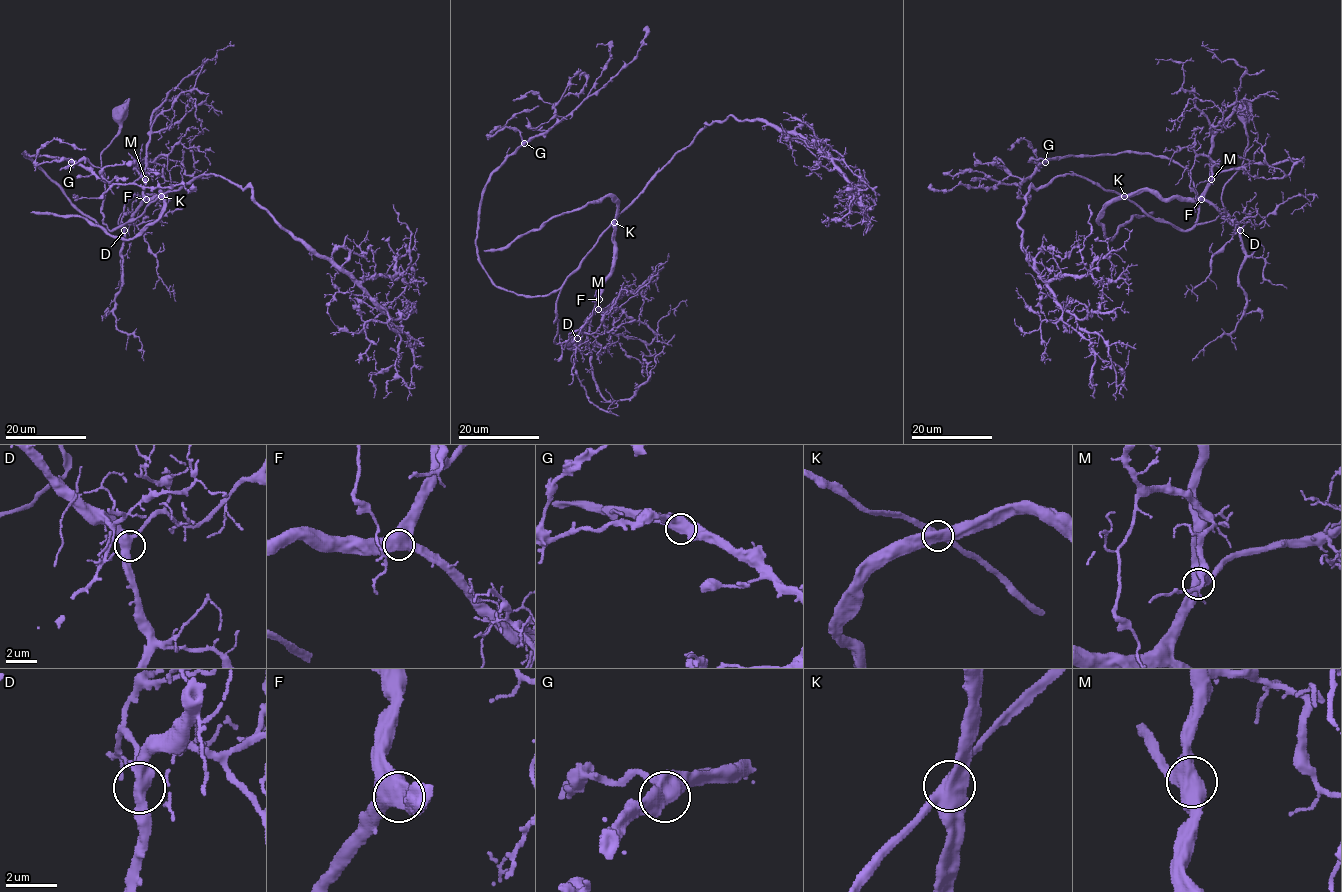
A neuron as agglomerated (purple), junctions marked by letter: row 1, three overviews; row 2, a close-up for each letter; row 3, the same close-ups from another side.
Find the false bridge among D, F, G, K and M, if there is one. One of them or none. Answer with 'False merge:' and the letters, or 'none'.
False merge: K

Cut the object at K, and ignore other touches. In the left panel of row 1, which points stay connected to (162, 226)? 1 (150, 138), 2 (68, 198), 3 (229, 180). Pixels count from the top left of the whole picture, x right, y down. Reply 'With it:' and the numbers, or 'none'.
With it: 1

